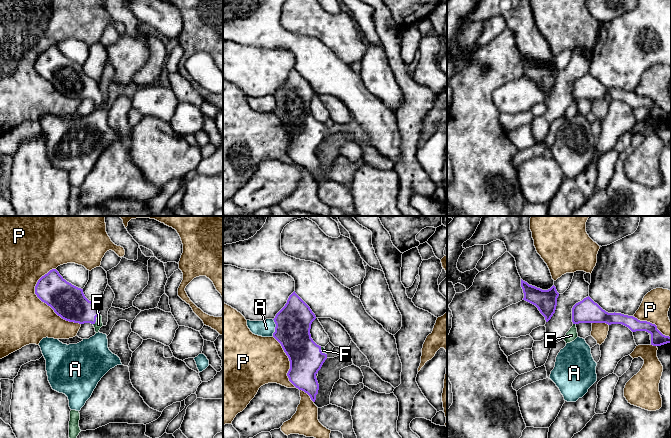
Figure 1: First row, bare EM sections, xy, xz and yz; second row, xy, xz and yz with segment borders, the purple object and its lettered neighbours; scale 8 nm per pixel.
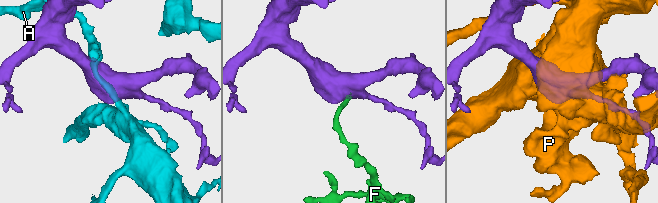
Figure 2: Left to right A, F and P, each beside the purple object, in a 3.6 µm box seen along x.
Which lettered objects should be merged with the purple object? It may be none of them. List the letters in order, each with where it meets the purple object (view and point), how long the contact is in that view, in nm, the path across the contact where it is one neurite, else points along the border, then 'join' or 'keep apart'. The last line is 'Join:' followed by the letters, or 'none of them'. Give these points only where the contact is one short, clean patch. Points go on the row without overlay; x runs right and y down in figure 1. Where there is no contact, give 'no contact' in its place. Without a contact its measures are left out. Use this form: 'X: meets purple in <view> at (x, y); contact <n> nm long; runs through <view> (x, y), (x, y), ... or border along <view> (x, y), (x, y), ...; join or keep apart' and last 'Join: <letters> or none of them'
A: meets purple in xz at (275, 103); contact 140 nm long; keep apart
F: meets purple in xy at (95, 95); contact 100 nm long; runs through xy (69, 78), (95, 95), (98, 100); join
P: meets purple in xy at (45, 78); contact 500 nm long; keep apart
Join: F

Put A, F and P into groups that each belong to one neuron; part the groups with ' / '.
A / F / P

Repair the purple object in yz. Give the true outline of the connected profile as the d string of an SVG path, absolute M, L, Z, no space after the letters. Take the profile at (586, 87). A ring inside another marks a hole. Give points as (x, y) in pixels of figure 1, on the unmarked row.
M589 72L576 79L572 84L573 102L566 109L564 117L570 119L578 113L576 101L579 99L622 100L632 108L646 107L651 110L651 121L661 122L671 119L671 113L663 111L655 100L640 97L633 92L621 89L608 89L595 79Z

